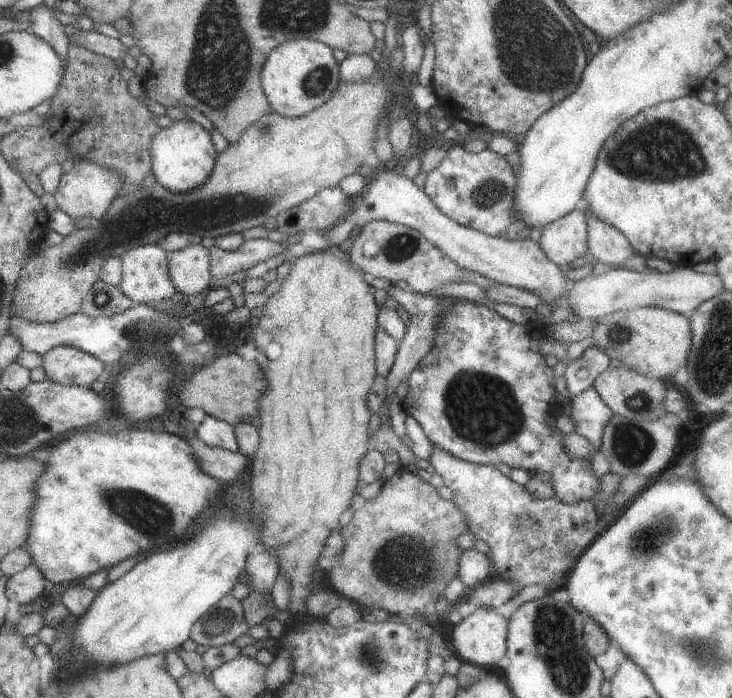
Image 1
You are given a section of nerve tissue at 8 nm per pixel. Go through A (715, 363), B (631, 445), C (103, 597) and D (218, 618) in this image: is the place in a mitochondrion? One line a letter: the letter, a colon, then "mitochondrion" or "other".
A: mitochondrion
B: mitochondrion
C: other
D: mitochondrion

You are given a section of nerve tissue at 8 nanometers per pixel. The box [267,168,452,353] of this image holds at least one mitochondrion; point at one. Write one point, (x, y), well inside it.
(401, 246)

